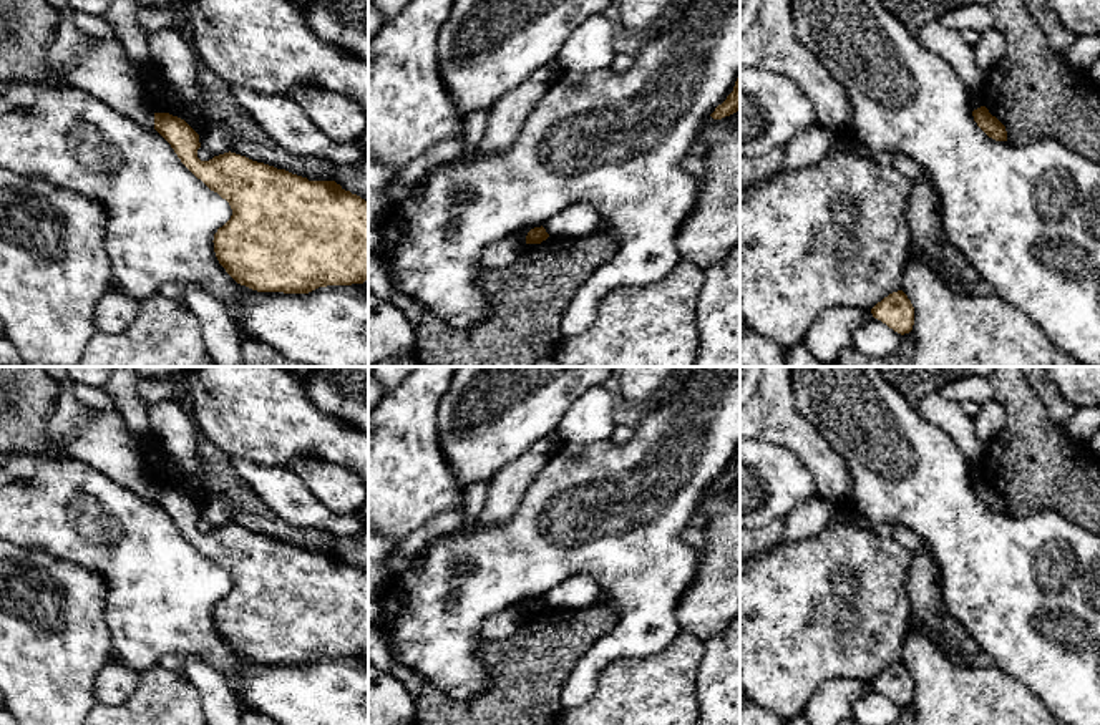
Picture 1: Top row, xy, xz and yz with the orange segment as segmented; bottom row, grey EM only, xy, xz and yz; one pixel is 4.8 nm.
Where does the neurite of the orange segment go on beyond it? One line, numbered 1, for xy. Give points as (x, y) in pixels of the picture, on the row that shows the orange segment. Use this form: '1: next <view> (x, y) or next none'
1: next none

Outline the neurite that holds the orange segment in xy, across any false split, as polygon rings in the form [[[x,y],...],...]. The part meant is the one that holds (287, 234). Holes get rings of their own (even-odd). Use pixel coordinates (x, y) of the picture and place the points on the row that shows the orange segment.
[[[154,113],[154,129],[197,179],[229,202],[232,216],[217,229],[212,242],[219,264],[237,284],[257,292],[309,294],[319,287],[368,280],[368,202],[365,199],[345,191],[335,181],[309,181],[231,151],[201,161],[199,134],[184,119],[169,113]]]

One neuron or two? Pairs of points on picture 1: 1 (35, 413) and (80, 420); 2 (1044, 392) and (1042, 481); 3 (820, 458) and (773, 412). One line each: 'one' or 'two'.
1: two
2: two
3: one

